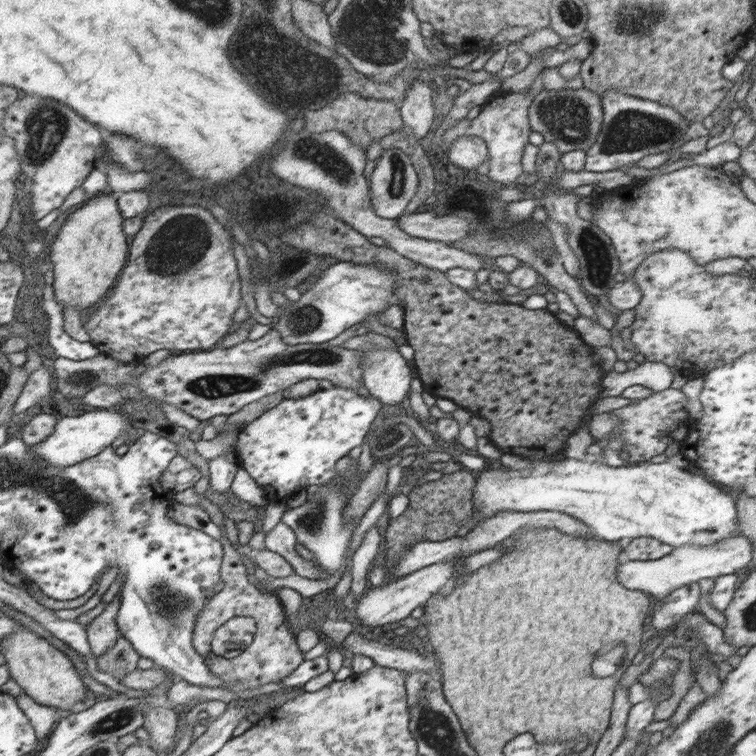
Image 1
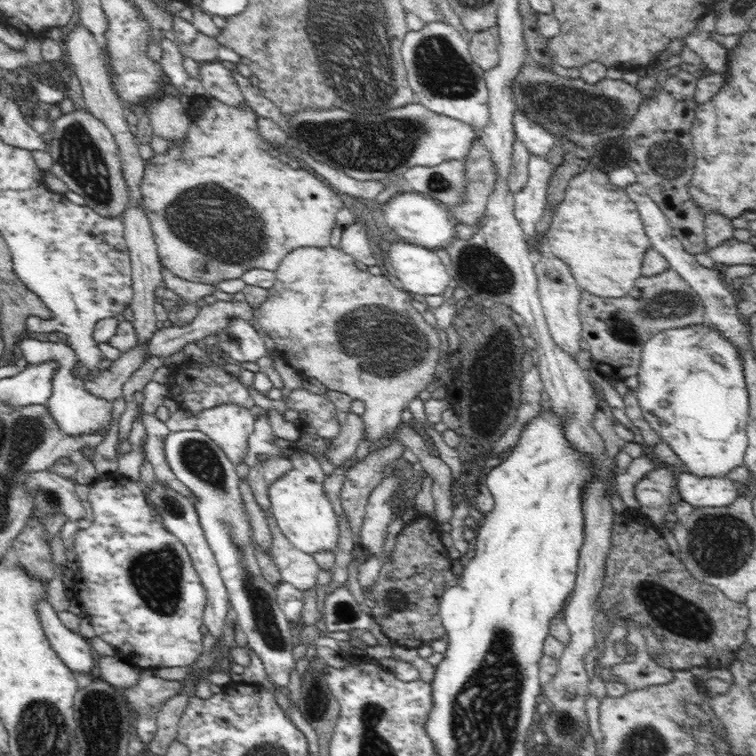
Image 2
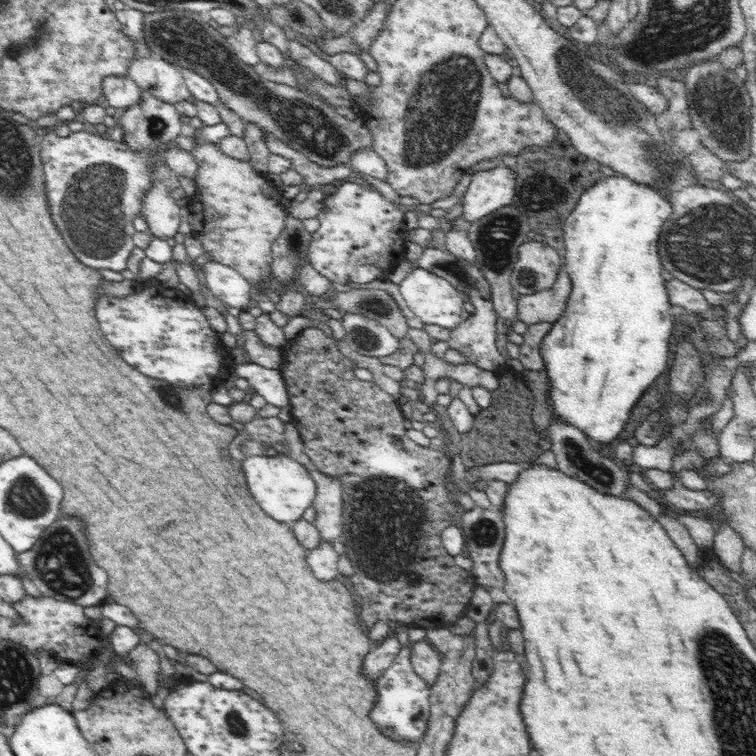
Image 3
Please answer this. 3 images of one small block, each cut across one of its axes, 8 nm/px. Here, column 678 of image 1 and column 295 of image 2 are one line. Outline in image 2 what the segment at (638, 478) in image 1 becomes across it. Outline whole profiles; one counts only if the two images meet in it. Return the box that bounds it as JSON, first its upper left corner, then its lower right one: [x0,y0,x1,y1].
[269,450,339,554]

